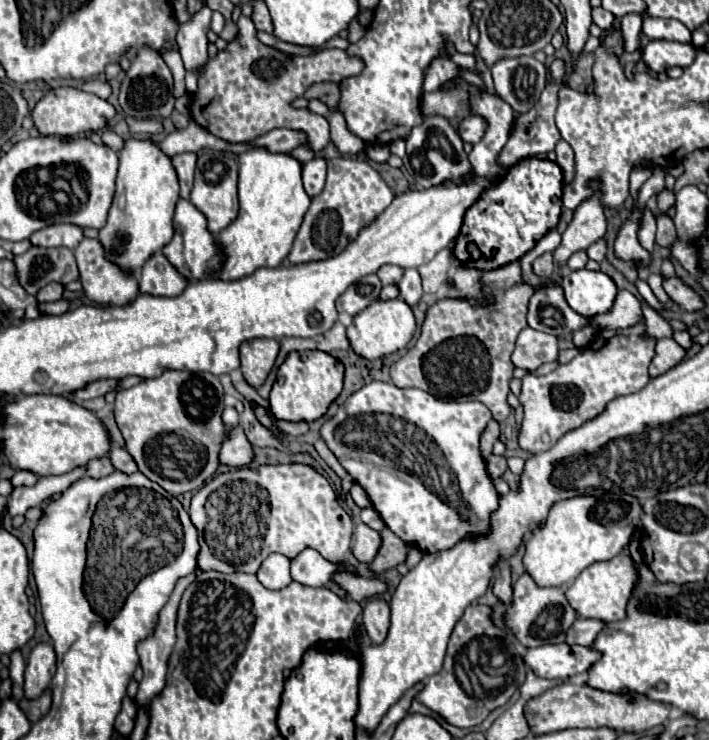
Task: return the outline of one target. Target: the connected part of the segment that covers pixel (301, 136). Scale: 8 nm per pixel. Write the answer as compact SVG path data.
M276 128L268 132L266 136L260 136L252 142L254 146L266 146L270 152L290 152L298 146L308 144L308 136L302 130L290 130L290 128Z

